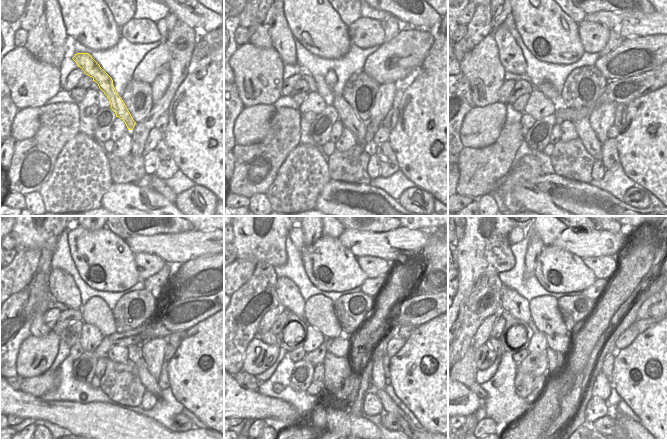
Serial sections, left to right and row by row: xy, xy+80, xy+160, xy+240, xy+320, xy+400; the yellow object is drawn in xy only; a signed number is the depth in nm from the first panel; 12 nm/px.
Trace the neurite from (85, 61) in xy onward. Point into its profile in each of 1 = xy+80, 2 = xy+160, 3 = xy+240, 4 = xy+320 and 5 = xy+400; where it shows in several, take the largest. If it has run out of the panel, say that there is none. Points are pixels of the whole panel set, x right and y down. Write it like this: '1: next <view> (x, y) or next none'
1: next xy+80 (350, 120)
2: next xy+160 (588, 137)
3: next xy+240 (135, 355)
4: next xy+320 (389, 406)
5: next xy+400 (621, 418)

